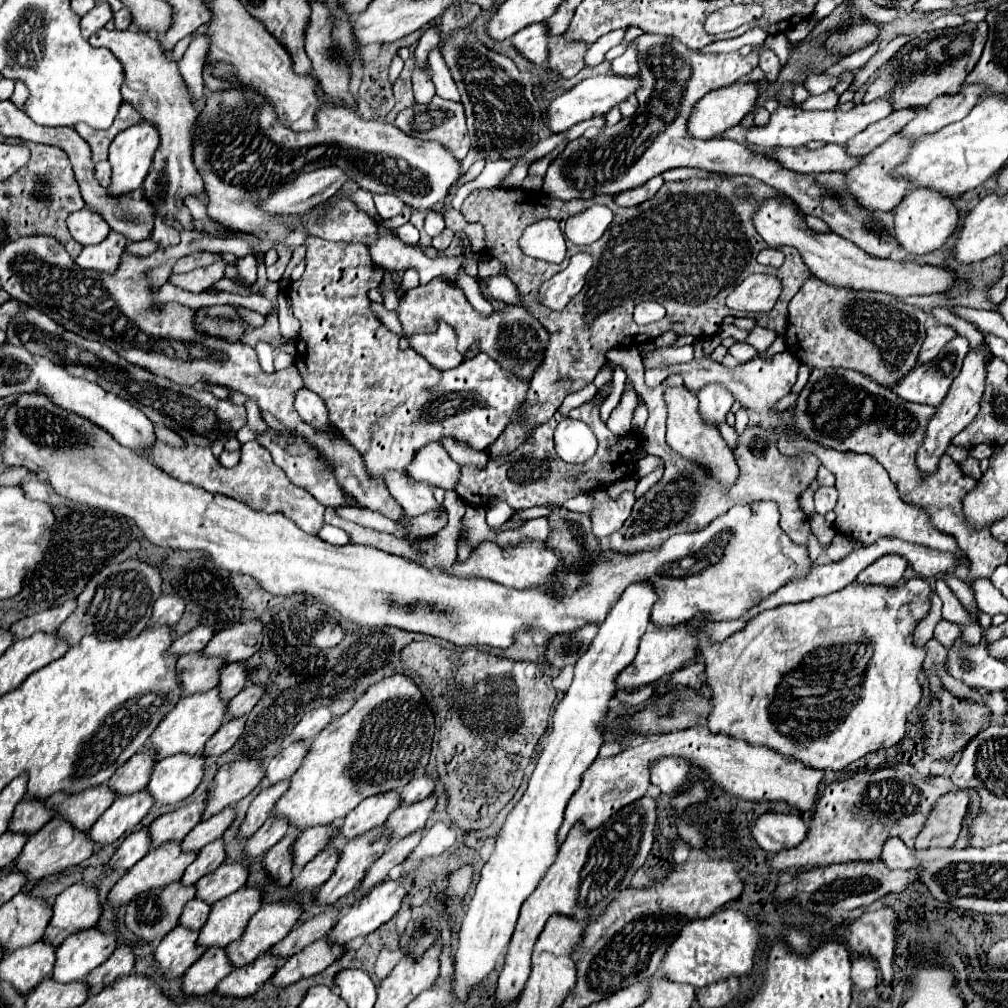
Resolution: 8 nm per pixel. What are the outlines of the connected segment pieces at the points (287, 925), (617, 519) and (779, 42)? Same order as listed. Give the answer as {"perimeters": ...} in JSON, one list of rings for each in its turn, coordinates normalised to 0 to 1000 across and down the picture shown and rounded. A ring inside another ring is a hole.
{"perimeters":[[[[268,895],[260,899],[248,913],[242,929],[224,938],[228,954],[238,960],[252,954],[258,946],[266,944],[294,919],[302,901],[298,895]]],[[[585,486],[589,494],[589,504],[583,508],[587,516],[587,528],[591,534],[603,534],[607,528],[611,528],[619,516],[625,512],[625,506],[631,498],[631,492],[627,486],[619,486],[611,496],[605,496],[601,486]]],[[[774,32],[774,34],[764,34],[764,36],[758,40],[756,46],[762,48],[762,50],[766,50],[766,52],[772,56],[774,65],[780,65],[780,63],[782,63],[782,58],[784,58],[784,52],[786,52],[786,42],[780,38],[778,32]]]]}

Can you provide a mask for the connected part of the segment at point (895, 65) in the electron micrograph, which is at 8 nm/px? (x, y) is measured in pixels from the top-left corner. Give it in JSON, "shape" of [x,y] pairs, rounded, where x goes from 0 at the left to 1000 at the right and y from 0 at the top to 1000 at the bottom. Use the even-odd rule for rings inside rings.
{"shape":[[[958,22],[950,28],[921,30],[915,32],[909,40],[899,42],[869,73],[869,79],[861,83],[861,89],[855,101],[865,101],[869,97],[881,97],[885,109],[895,107],[915,107],[935,93],[950,93],[956,77],[968,65],[974,48],[978,44],[980,24],[978,22]]]}

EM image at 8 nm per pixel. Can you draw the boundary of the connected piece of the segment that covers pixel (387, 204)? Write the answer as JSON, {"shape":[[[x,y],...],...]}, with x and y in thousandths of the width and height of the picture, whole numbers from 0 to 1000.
{"shape":[[[371,192],[371,202],[373,202],[373,208],[375,212],[383,218],[383,216],[389,216],[389,214],[395,214],[397,208],[401,206],[401,200],[397,200],[397,196],[393,196],[391,192]]]}

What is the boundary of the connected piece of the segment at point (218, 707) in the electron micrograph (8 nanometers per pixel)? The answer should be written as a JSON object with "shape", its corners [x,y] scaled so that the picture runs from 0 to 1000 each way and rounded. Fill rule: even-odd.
{"shape":[[[210,683],[202,688],[190,688],[181,692],[175,702],[159,716],[159,720],[153,724],[153,728],[149,730],[149,738],[157,744],[157,752],[165,752],[177,746],[183,748],[196,748],[202,744],[202,738],[216,726],[216,722],[220,720],[222,712],[224,712],[224,702],[226,696],[222,696],[218,692],[218,685]]]}

